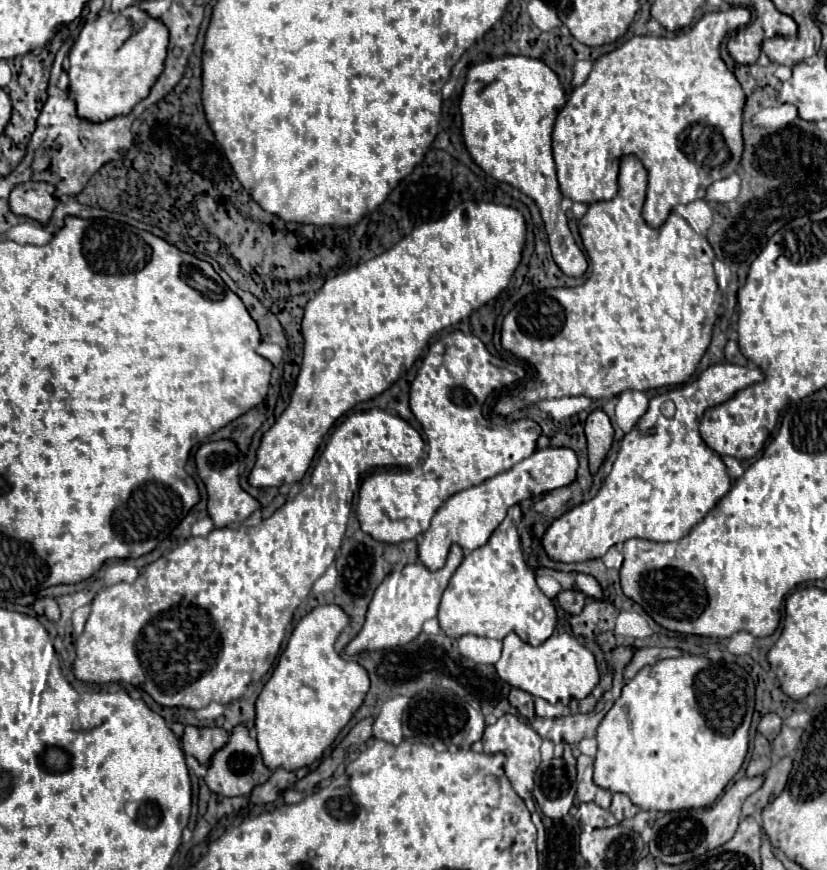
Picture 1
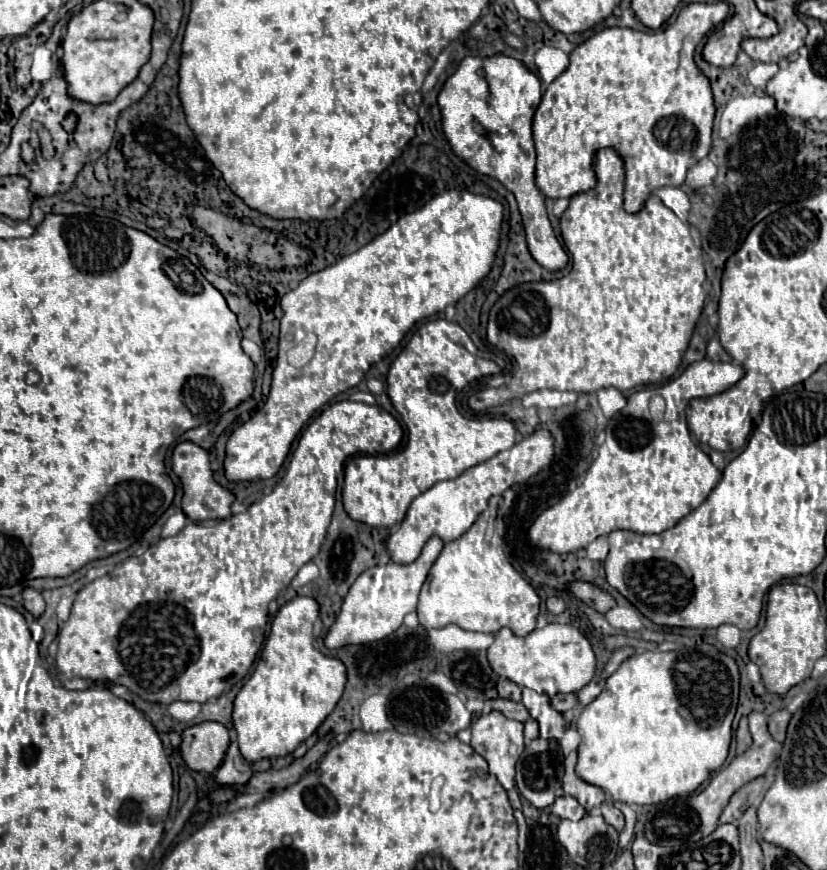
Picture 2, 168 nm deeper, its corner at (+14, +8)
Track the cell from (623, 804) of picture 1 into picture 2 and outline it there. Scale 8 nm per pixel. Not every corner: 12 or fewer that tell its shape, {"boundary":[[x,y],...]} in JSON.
{"boundary":[[610,799],[600,813],[616,831],[624,829],[624,815]]}

